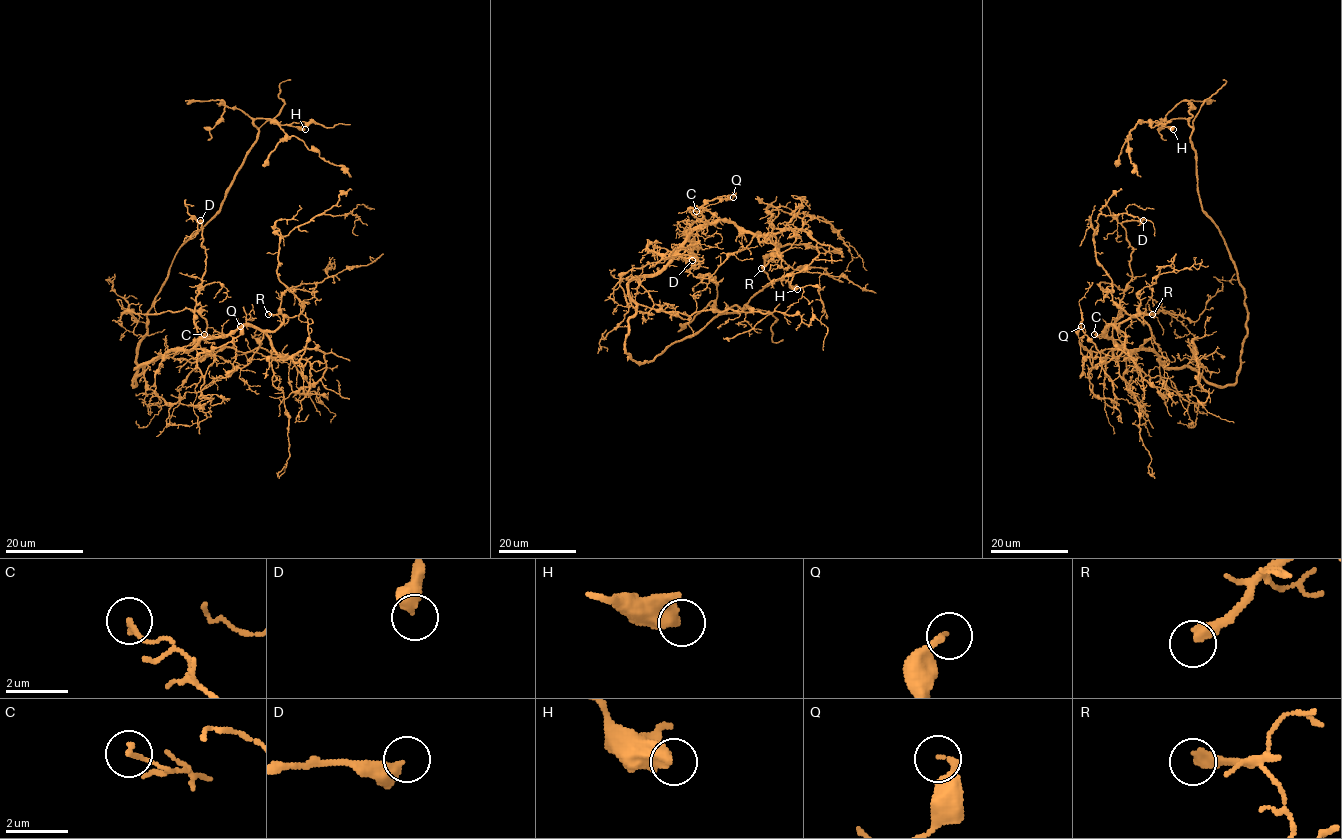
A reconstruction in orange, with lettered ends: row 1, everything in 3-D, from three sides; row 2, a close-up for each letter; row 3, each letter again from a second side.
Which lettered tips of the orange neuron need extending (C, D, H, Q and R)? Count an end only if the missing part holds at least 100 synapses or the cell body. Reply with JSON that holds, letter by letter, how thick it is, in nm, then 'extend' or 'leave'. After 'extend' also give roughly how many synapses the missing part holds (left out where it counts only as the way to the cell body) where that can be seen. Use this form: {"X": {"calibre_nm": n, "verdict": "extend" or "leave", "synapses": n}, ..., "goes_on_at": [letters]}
{"C": {"calibre_nm": 180, "verdict": "leave"}, "D": {"calibre_nm": 440, "verdict": "leave"}, "H": {"calibre_nm": 600, "verdict": "leave"}, "Q": {"calibre_nm": 190, "verdict": "leave"}, "R": {"calibre_nm": 380, "verdict": "extend", "synapses": 120}, "goes_on_at": ["R"]}

